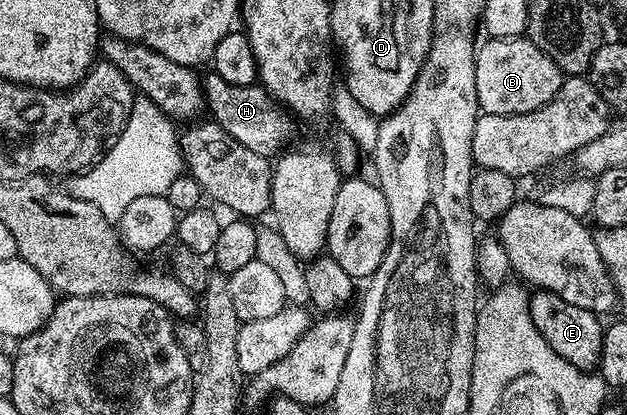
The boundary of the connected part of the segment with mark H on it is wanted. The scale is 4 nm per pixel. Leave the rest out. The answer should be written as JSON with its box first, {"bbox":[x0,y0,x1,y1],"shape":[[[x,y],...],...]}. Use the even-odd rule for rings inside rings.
{"bbox":[203,73,294,157],"shape":[[[215,73],[203,76],[204,98],[207,110],[212,111],[211,118],[234,141],[246,145],[253,153],[276,157],[289,146],[292,139],[292,123],[294,119],[281,104],[277,103],[263,87],[253,85],[243,87],[242,85],[230,85],[230,81],[222,81]],[[288,143],[288,144],[287,144]]]}

